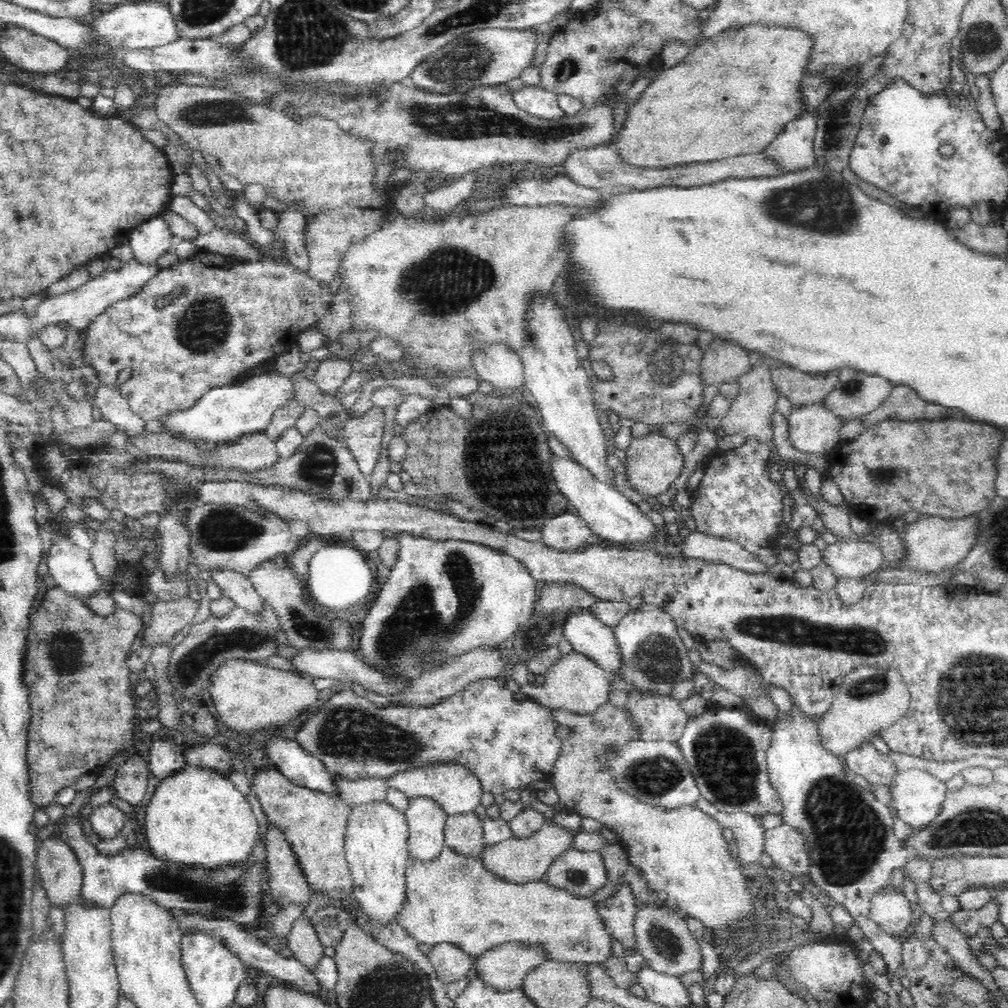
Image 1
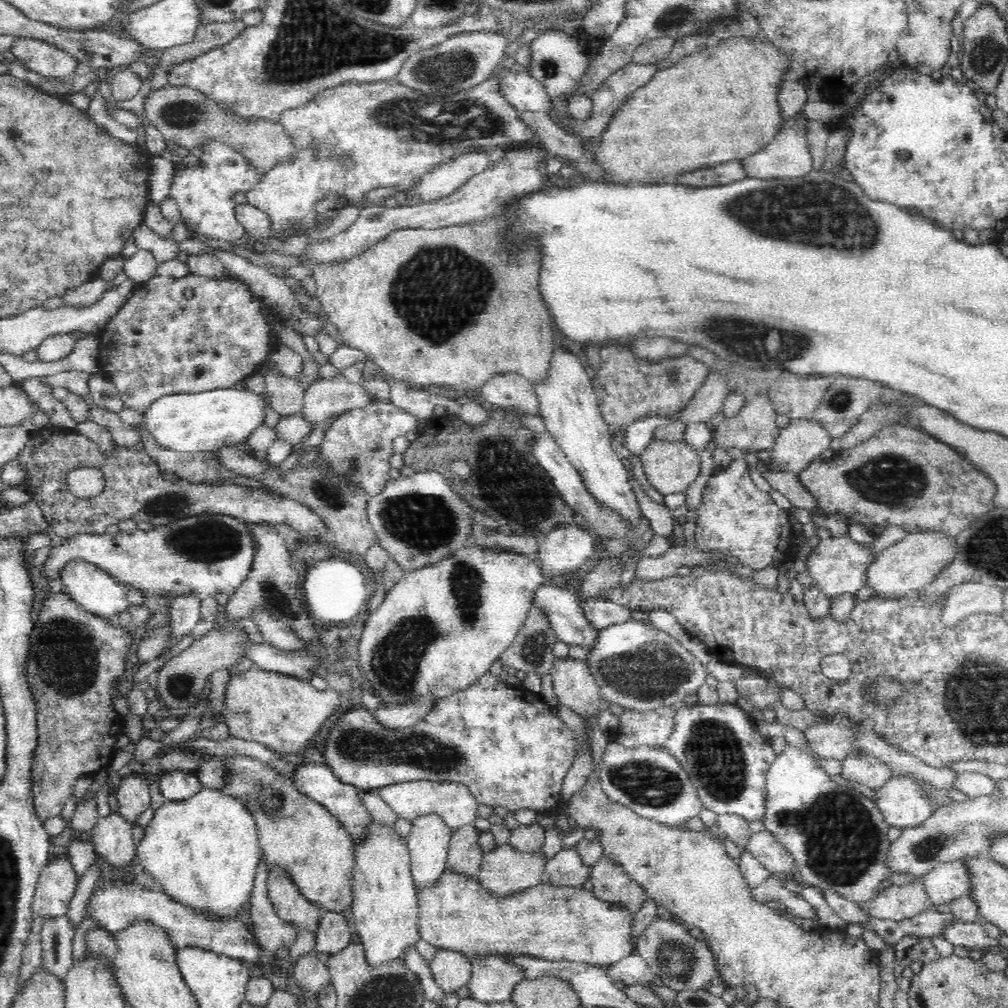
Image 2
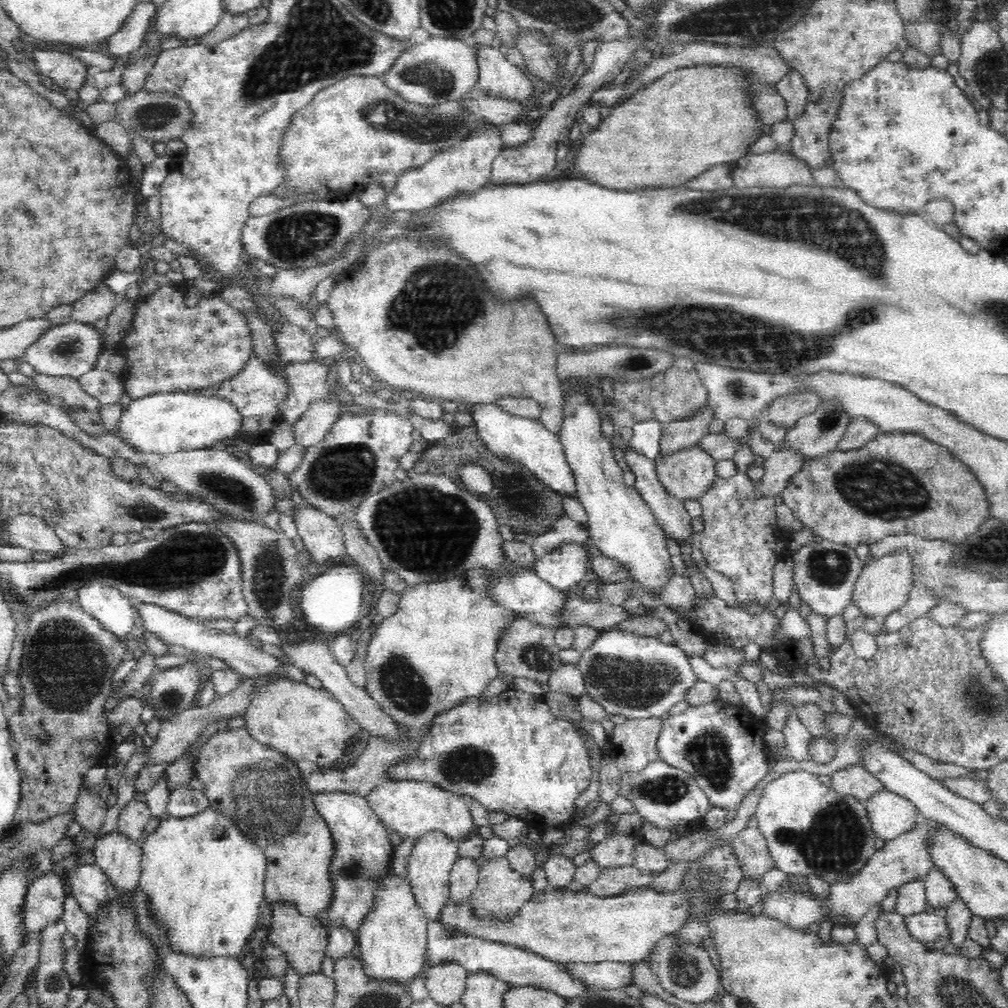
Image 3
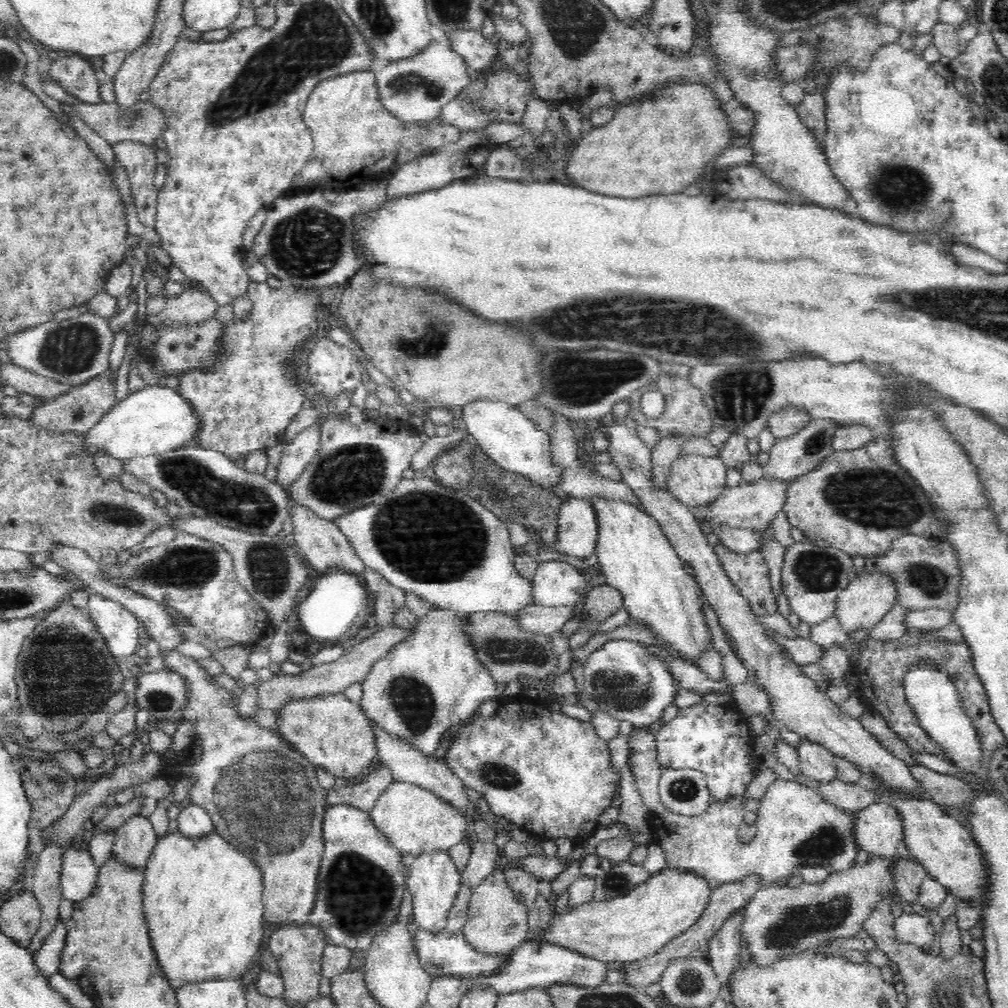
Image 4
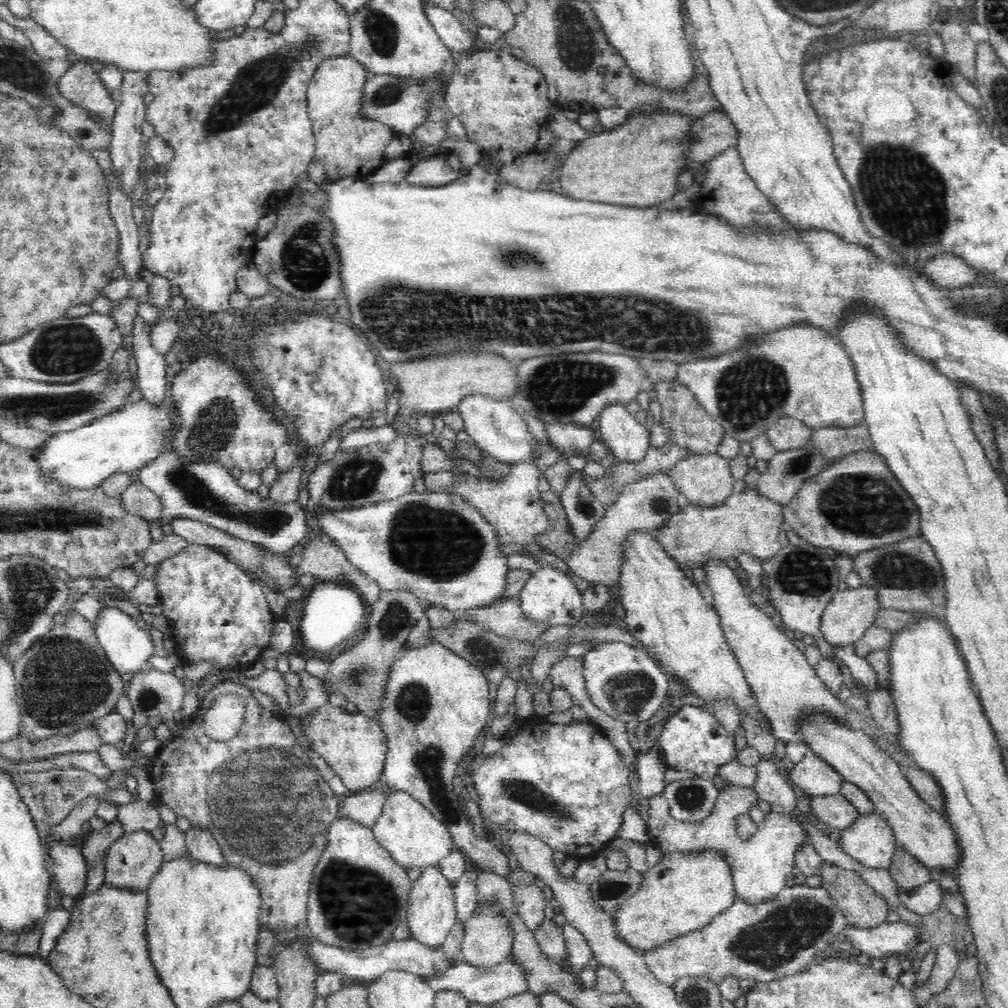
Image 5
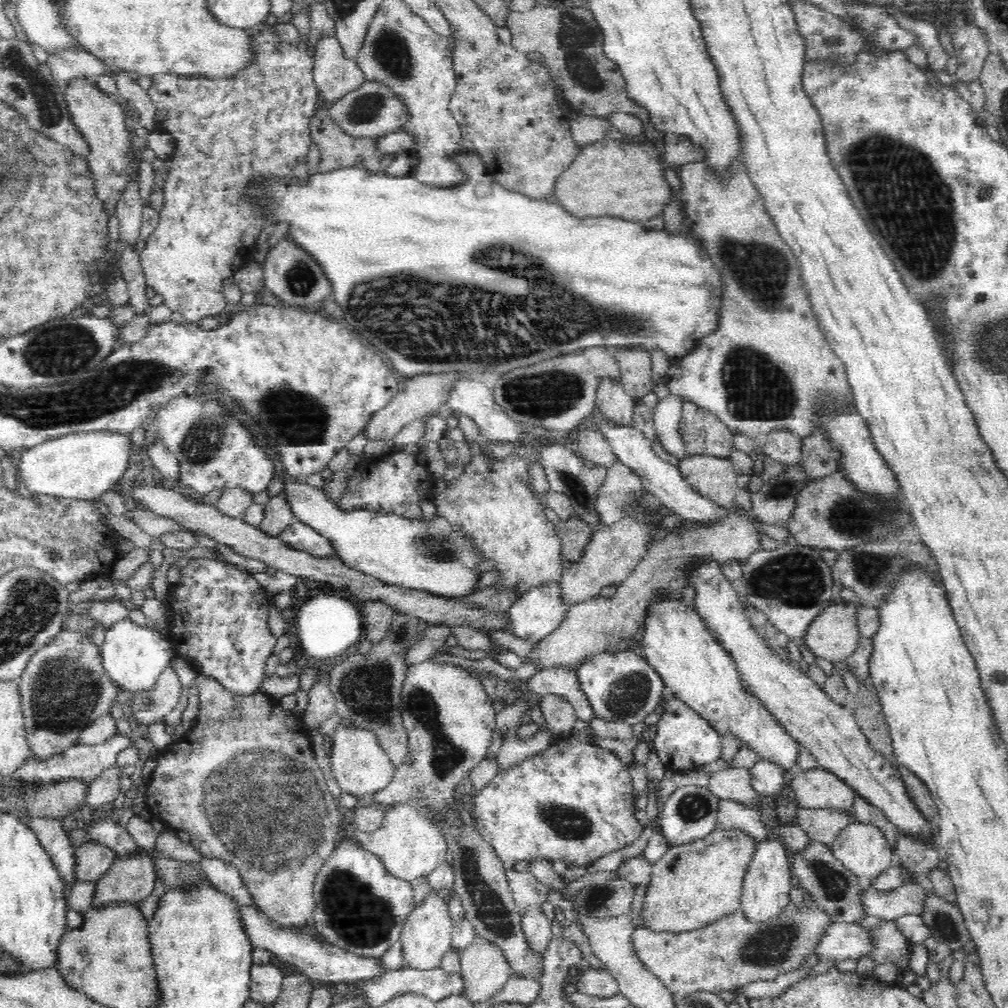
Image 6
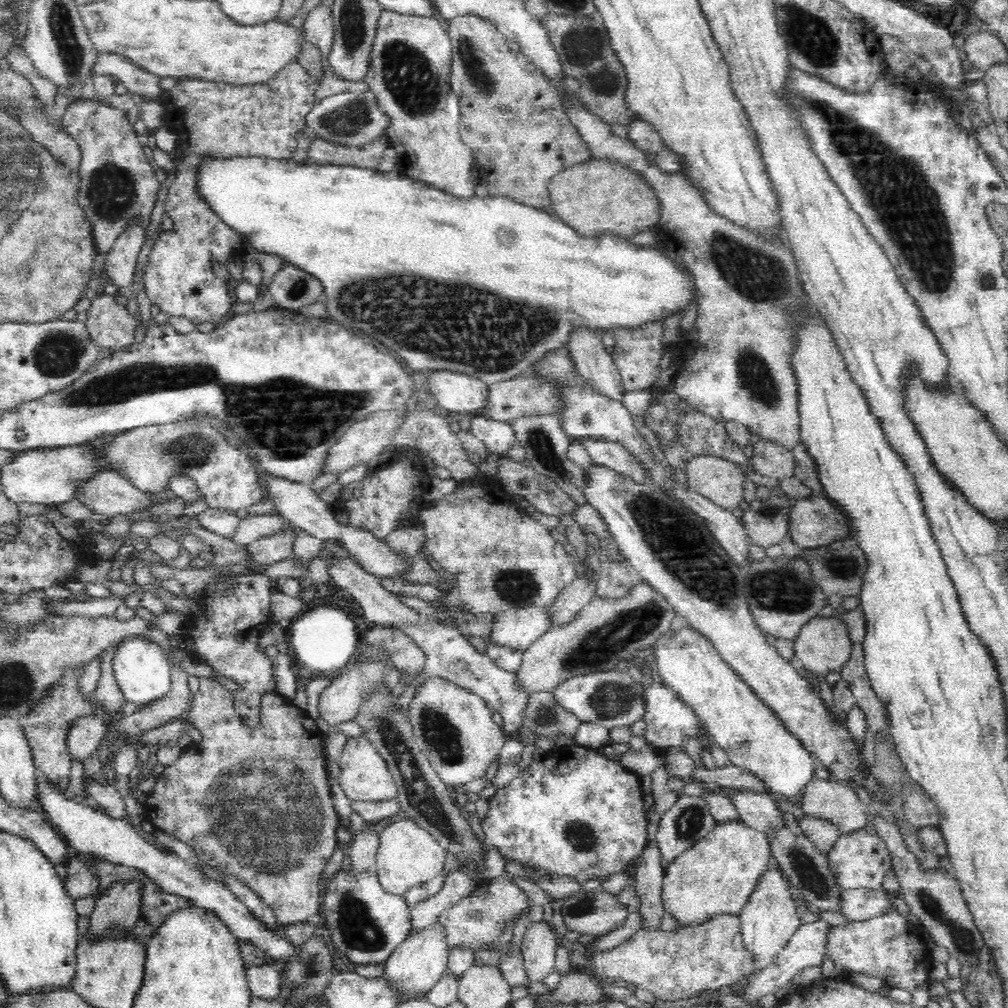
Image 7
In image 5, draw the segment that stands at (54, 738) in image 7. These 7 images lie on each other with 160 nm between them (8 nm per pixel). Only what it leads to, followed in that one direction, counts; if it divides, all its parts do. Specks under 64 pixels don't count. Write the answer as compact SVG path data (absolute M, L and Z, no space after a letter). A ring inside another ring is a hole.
M78 613L67 616L64 624L54 626L50 634L36 640L13 666L19 709L22 710L20 735L32 742L51 736L71 735L92 727L98 718L116 711L118 699L124 693L122 678L98 643L95 626Z

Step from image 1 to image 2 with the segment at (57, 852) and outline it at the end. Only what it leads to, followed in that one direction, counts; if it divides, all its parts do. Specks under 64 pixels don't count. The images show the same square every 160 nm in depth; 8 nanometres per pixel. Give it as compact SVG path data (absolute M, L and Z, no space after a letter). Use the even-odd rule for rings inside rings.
M67 853L50 858L37 882L33 915L46 915L46 918L66 915L78 884L76 869Z

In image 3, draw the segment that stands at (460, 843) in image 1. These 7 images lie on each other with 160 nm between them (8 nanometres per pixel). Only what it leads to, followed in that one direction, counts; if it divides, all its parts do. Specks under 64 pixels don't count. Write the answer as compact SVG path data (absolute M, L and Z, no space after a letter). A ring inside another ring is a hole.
M459 856L449 874L449 896L464 903L477 887L480 861L470 856Z

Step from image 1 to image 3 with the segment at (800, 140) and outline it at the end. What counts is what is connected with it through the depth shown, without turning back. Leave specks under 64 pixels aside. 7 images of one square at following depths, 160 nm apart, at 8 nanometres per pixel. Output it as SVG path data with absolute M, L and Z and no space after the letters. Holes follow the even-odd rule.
M788 150L748 154L733 165L736 187L785 187L814 184L811 167Z

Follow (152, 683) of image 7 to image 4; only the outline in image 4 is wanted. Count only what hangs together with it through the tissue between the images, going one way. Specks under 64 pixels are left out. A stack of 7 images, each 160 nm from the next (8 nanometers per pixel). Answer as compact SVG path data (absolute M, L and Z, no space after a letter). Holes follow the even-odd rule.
M92 594L86 608L114 658L130 658L144 646L137 618L120 603Z

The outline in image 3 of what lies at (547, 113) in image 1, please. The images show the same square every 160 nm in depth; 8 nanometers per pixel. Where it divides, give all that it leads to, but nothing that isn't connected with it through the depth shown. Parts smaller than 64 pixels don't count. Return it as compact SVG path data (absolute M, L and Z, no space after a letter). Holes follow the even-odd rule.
M490 46L480 47L478 52L480 65L478 86L488 96L502 100L520 100L531 102L536 94L534 82L527 76L523 67L515 66L505 57L504 49Z

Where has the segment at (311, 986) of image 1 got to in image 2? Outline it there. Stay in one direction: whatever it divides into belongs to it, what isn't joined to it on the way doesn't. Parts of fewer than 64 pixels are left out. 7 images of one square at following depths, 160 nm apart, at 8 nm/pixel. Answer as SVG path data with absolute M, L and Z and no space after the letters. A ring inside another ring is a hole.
M123 882L96 883L94 892L90 895L90 911L98 921L98 928L106 929L110 933L128 928L133 920L150 920L164 927L168 931L170 939L177 948L187 946L201 946L220 955L237 958L242 962L250 962L254 966L278 966L278 957L274 951L266 949L256 941L254 934L246 928L244 922L230 916L214 915L204 909L198 909L190 905L182 904L163 892L152 892L138 884L124 884Z

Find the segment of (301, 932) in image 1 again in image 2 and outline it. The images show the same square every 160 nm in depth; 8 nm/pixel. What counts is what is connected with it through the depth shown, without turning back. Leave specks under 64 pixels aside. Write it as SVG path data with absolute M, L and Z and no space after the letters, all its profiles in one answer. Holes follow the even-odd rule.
M316 948L305 952L294 962L293 978L302 992L318 994L328 986L331 974L327 963L320 960Z

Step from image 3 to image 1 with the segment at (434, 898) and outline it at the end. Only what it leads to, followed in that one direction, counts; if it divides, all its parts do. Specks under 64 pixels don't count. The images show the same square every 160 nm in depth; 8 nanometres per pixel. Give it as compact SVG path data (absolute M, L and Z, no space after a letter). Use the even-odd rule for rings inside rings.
M416 795L408 799L405 815L409 826L409 855L428 862L436 858L446 844L447 814L444 807L432 797Z

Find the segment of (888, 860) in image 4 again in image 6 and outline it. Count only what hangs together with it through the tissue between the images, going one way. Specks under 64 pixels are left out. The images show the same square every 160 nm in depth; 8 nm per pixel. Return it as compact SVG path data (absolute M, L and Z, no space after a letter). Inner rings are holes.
M807 901L801 909L790 903L782 914L775 916L766 923L751 923L742 913L742 909L710 923L708 926L681 933L655 932L655 930L635 928L630 941L636 957L651 973L654 973L664 986L672 993L675 1004L686 995L696 991L713 993L740 988L758 981L773 981L781 973L792 972L794 969L805 969L809 964L809 955L816 948L817 940L828 928L831 918L826 911Z

